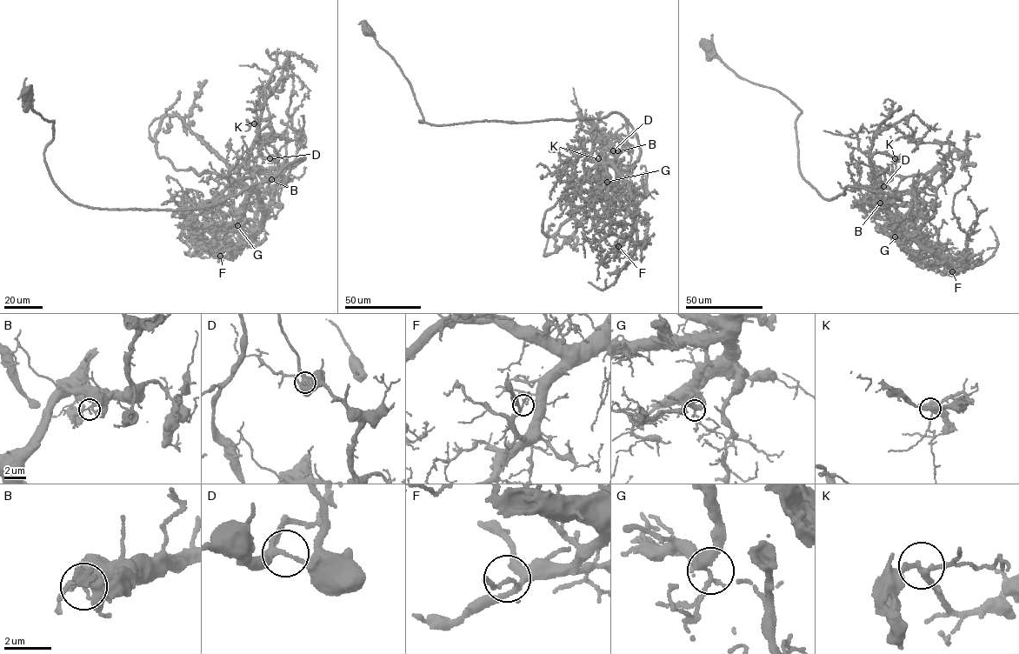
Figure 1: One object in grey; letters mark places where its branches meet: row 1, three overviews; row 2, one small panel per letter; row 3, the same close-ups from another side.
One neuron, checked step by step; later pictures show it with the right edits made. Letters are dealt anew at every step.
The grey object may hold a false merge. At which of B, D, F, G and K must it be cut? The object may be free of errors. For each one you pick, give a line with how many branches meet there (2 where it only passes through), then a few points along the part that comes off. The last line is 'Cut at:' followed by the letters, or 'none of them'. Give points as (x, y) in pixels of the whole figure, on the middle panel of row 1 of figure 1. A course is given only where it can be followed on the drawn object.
D: branches 3; course (613, 150), (605, 149), (602, 154), (615, 168), (620, 201)
Cut at: D

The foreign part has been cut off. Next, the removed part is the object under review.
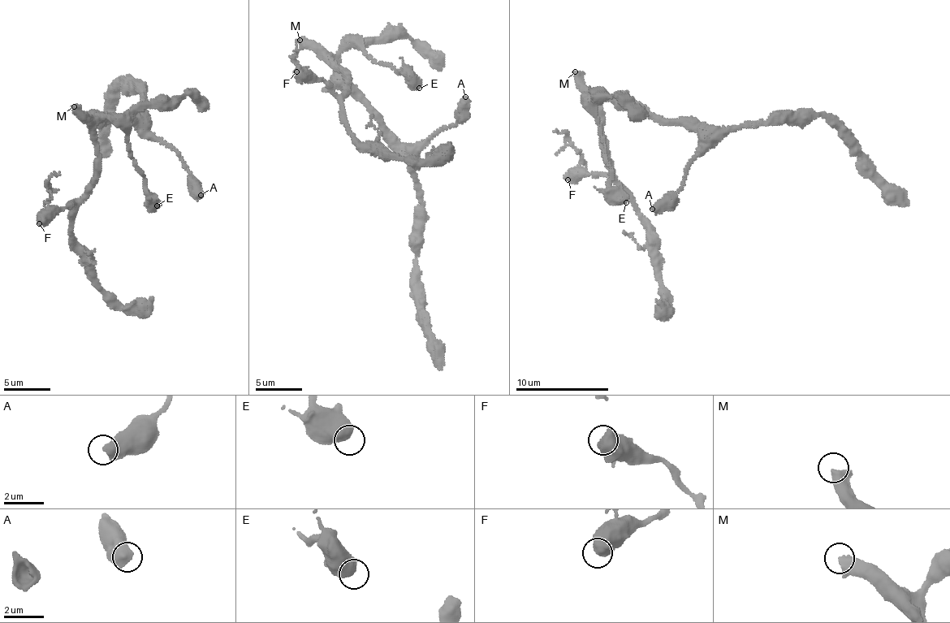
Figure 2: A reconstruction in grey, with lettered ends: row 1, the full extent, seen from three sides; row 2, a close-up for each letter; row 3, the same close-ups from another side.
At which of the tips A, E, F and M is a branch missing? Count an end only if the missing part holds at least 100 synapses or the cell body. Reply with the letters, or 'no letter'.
M

